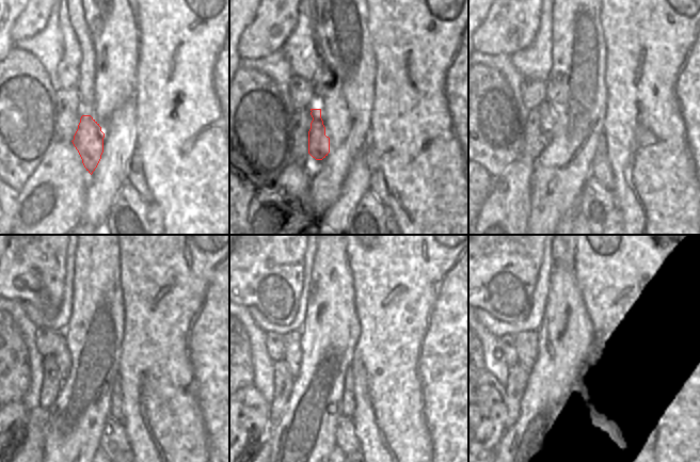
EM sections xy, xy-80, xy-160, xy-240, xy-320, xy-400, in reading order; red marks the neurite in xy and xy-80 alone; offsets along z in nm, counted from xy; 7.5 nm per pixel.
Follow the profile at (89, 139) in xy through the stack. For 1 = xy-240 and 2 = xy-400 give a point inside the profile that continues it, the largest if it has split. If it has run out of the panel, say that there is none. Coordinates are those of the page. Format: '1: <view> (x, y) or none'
1: xy-240 (62, 355)
2: xy-400 (526, 344)

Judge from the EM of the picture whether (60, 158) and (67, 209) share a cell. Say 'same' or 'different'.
same

